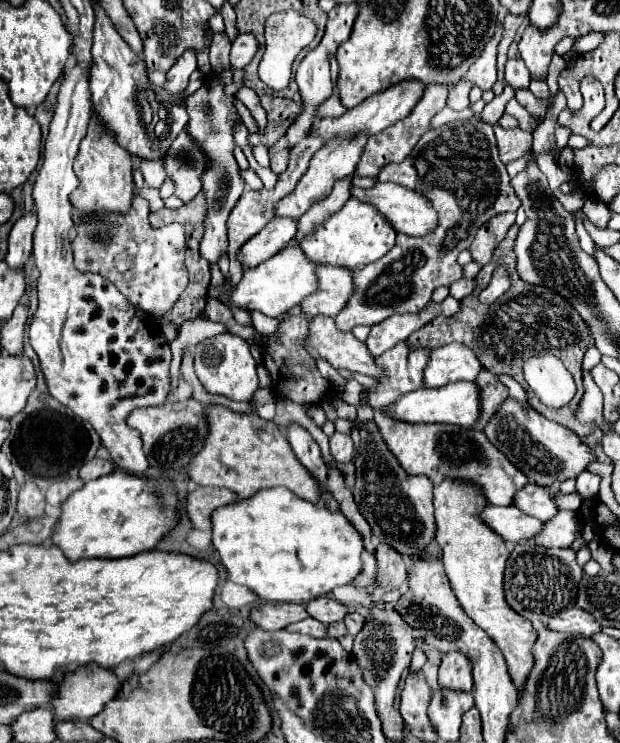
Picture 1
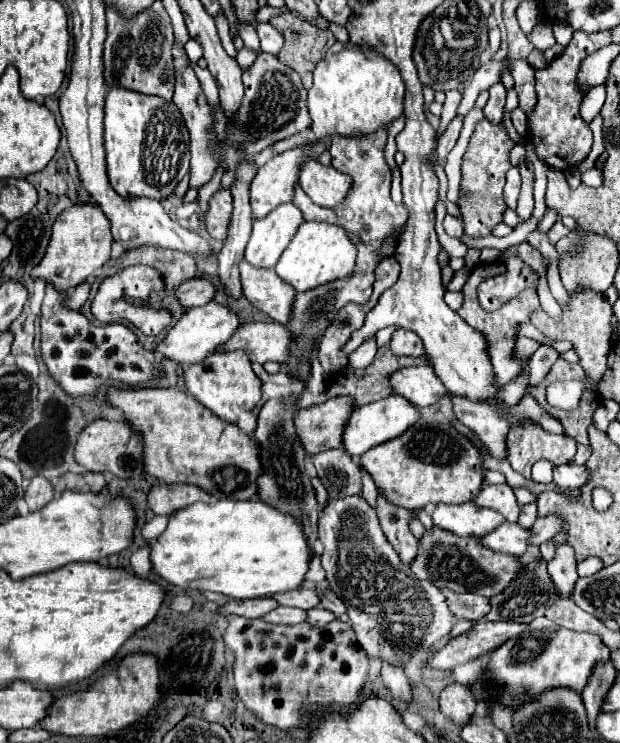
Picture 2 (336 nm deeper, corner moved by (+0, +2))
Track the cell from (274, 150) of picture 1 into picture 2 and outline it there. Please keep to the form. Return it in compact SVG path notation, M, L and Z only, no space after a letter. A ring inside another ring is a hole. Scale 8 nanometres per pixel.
M326 139L318 141L312 147L294 147L258 167L258 173L250 185L250 205L254 219L260 219L278 205L292 201L294 185L298 185L296 169L300 169L300 157L318 157L326 147Z

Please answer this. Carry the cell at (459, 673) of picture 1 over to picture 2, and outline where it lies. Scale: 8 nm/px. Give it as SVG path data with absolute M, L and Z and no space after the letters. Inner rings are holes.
M450 685L440 695L440 711L456 725L464 727L476 709L476 699L464 685Z

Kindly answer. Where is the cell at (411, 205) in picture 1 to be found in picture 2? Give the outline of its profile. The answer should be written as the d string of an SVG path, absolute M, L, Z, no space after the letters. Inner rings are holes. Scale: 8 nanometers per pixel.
M306 157L300 165L298 183L304 189L304 193L320 207L336 207L340 201L344 201L348 189L350 189L350 177L332 169L320 165L314 157Z

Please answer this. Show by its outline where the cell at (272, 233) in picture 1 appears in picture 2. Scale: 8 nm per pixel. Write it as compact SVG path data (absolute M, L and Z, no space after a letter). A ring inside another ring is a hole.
M188 279L176 287L174 297L180 301L180 305L184 309L192 309L192 307L200 307L200 305L212 301L214 291L216 289L206 279Z

